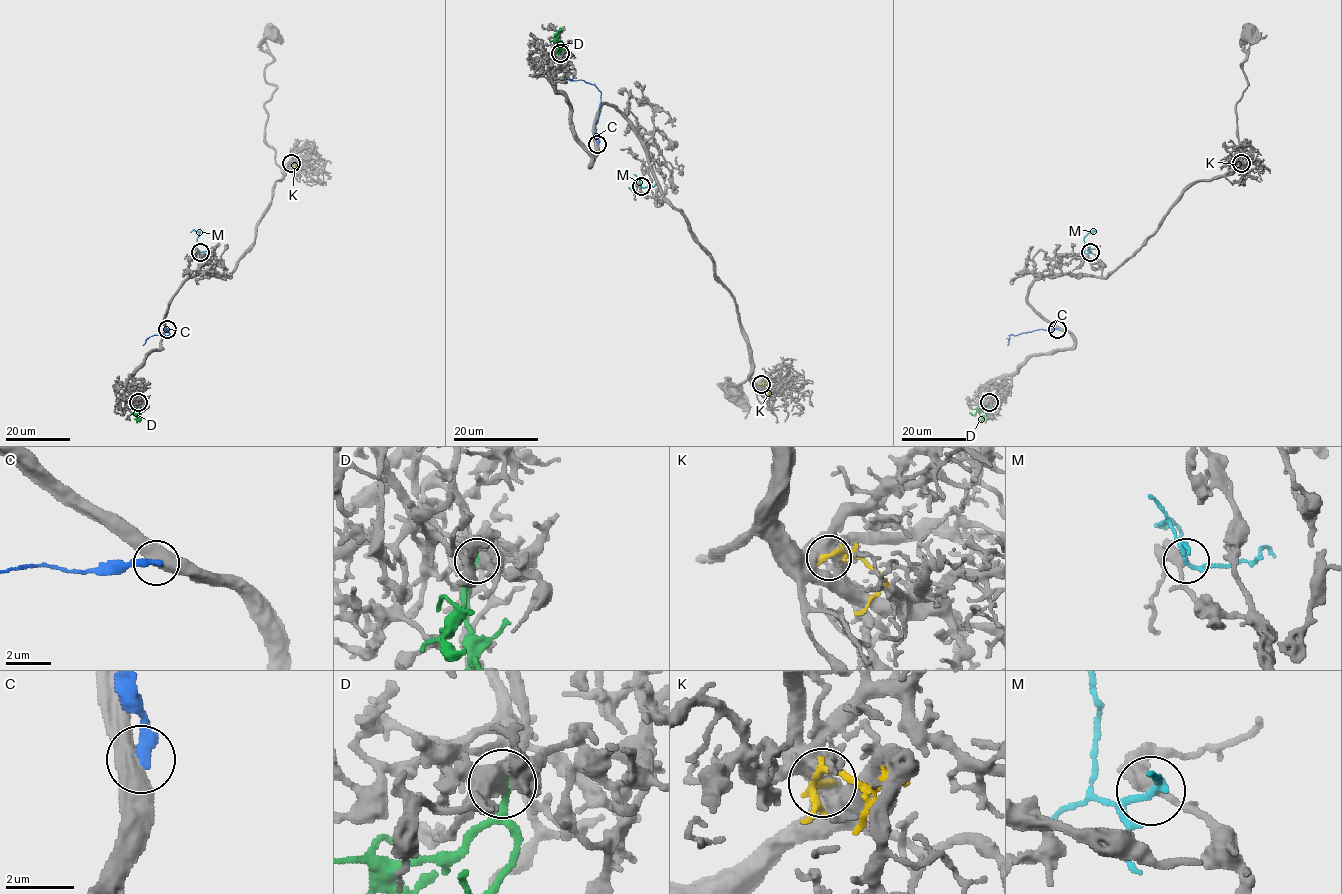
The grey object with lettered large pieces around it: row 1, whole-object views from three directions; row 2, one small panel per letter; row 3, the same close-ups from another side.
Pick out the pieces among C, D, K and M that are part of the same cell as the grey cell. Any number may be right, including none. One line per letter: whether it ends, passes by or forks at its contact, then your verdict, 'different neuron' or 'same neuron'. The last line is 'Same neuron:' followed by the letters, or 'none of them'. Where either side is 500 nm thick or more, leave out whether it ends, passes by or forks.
C: different neuron
D: it passes by | same neuron
K: it passes by | different neuron
M: it forks | different neuron
Same neuron: D

